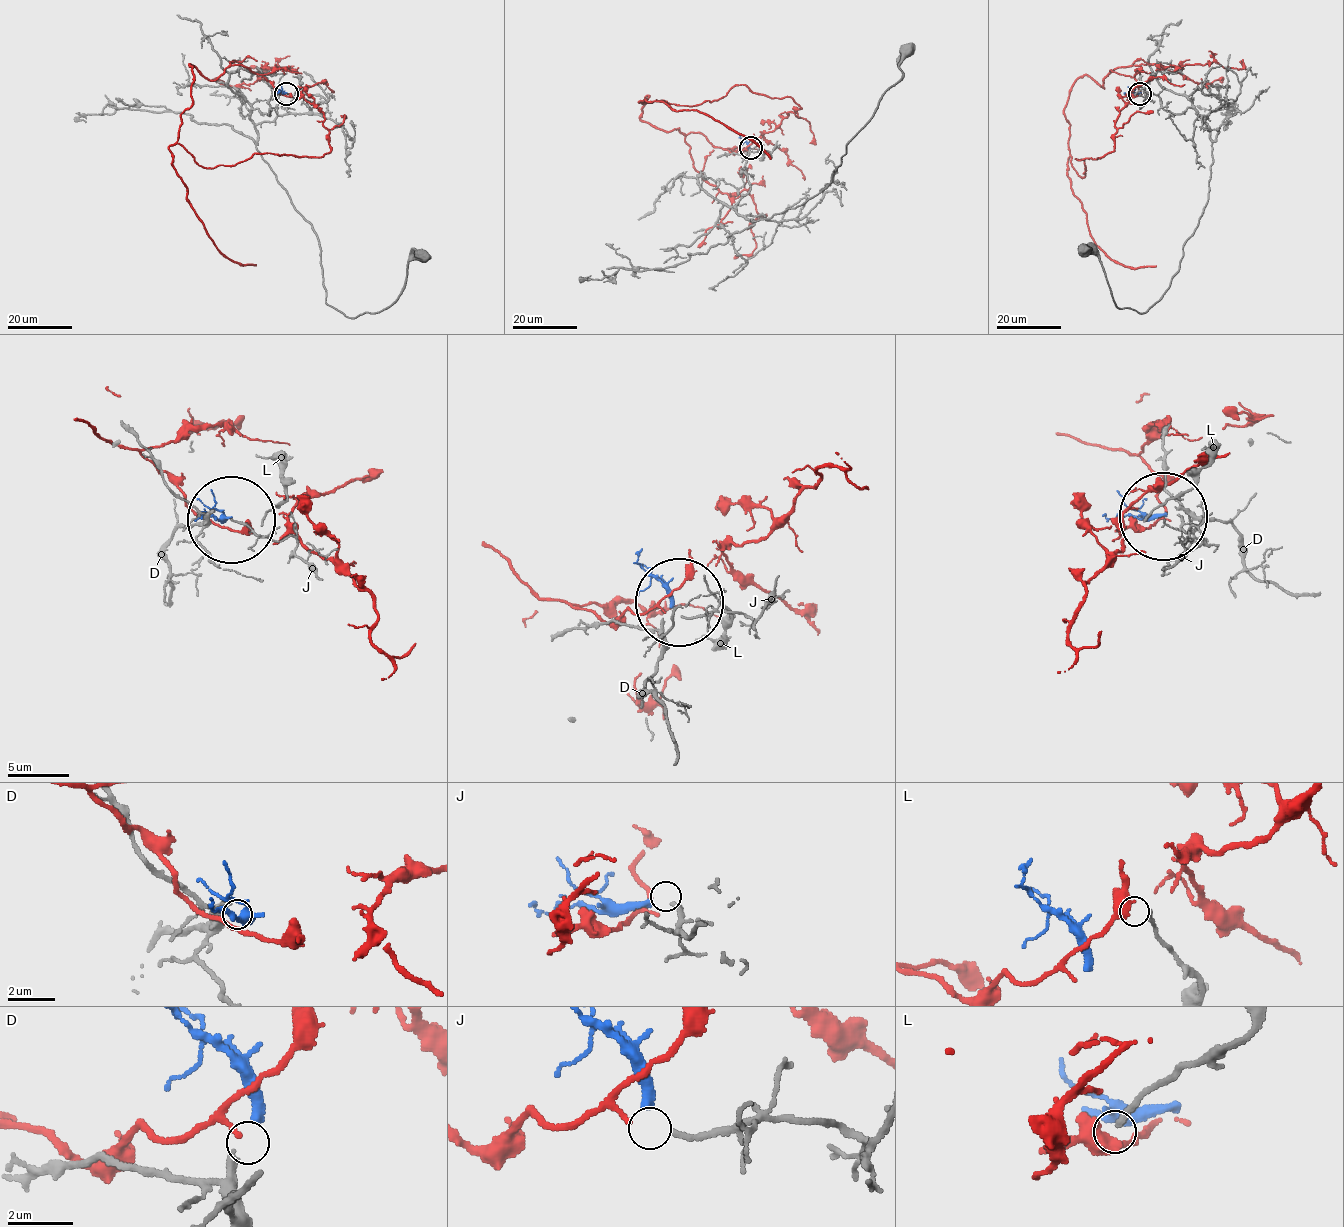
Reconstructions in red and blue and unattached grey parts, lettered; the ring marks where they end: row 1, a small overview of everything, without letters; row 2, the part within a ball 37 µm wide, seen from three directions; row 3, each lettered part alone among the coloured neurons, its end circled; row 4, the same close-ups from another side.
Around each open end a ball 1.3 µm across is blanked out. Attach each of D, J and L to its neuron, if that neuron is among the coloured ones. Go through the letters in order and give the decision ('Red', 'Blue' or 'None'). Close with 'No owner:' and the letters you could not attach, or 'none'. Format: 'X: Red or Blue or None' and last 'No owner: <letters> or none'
D: Blue
J: None
L: Red
No owner: J

